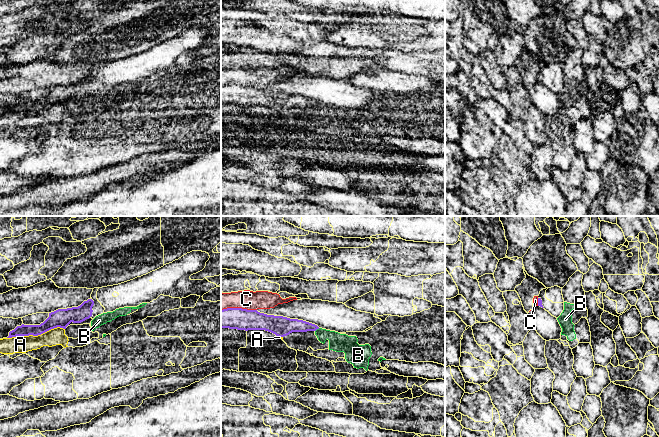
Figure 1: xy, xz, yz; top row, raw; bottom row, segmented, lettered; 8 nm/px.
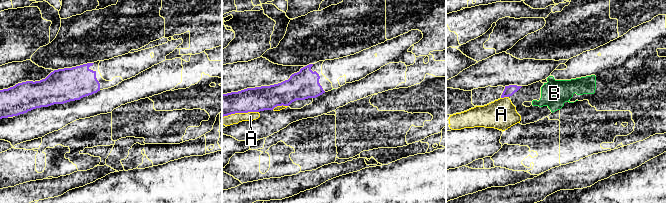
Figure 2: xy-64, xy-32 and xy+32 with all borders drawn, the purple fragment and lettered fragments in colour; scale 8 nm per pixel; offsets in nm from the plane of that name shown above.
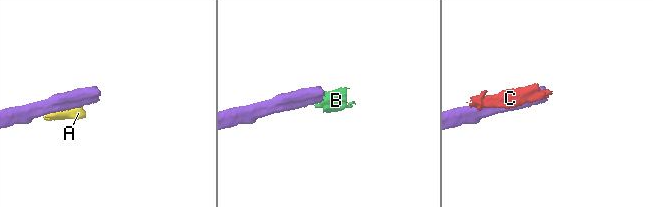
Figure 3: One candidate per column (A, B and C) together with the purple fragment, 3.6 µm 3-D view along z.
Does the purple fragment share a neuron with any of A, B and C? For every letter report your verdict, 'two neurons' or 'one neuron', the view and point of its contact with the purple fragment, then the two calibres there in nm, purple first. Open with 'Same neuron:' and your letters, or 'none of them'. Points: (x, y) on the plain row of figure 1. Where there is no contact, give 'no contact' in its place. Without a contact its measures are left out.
Same neuron: none of them
A: two neurons; contact xy (35, 111); calibres 150 and 140 nm
B: two neurons; contact xz (317, 104); calibres 130 and 150 nm
C: two neurons; contact xz (238, 84); calibres 180 and 150 nm

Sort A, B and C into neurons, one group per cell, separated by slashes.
A B / C

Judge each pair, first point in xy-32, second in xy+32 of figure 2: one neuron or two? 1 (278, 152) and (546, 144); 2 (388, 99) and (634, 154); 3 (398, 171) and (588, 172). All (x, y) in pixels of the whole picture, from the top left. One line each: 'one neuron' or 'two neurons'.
1: one neuron
2: two neurons
3: two neurons

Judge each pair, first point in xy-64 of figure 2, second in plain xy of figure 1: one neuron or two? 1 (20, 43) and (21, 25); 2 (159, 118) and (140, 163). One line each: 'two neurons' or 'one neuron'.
1: two neurons
2: two neurons

